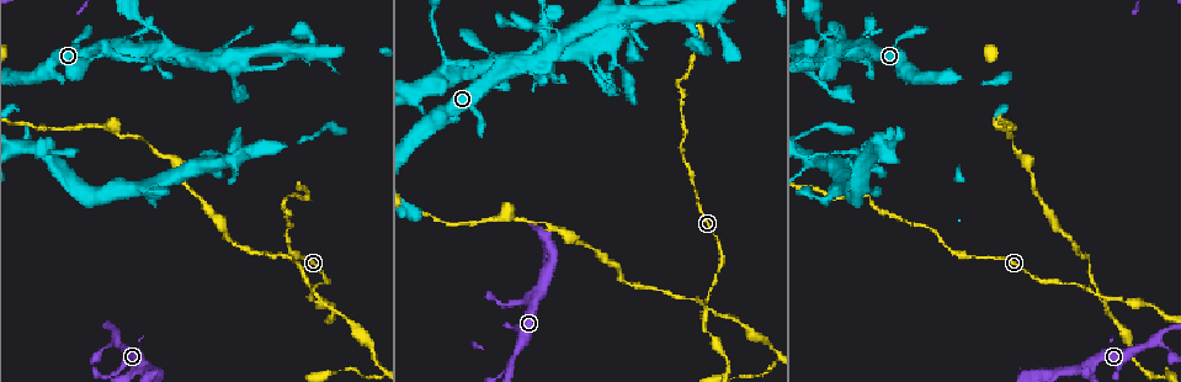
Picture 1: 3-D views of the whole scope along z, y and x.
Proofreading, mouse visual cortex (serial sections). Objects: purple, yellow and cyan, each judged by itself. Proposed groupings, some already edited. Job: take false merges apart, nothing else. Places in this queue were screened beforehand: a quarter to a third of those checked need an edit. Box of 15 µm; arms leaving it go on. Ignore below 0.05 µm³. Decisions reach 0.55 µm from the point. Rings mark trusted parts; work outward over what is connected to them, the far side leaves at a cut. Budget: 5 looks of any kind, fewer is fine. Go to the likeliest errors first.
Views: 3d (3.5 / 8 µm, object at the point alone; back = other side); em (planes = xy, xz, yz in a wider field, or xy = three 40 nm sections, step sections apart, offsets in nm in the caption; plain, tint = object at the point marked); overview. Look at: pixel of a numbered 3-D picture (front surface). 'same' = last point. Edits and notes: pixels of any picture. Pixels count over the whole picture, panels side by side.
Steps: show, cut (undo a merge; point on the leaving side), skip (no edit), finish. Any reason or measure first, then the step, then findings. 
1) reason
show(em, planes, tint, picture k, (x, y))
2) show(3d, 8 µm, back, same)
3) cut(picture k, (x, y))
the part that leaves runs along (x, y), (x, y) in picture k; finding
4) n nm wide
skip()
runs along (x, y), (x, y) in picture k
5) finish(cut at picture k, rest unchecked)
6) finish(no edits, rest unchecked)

four or more arms meet
show(3d, 3.5 µm, picture 1, (1097, 293))

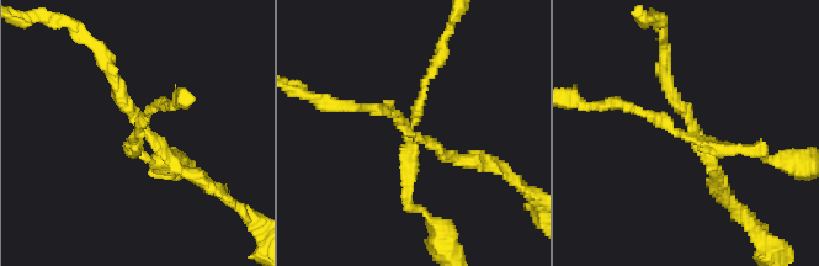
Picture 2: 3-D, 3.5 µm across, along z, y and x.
4 arms; arms of 150, 150, 150, 200 nm; need the tissue
show(em, xy, step 1, tint, picture 2, (137, 134))

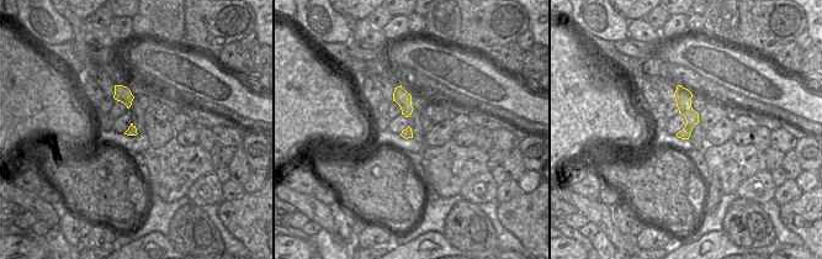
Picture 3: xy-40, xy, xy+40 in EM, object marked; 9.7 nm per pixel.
cut(picture 2, (713, 164))
border along (684, 127), (689, 132) in picture 3; two cells meet here

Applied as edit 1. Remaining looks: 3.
see it whole again
show(overview)

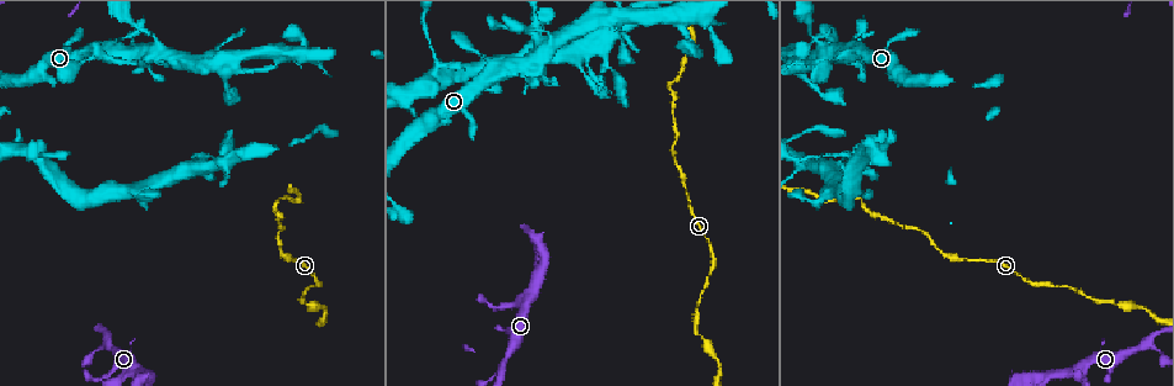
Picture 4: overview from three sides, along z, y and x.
side arm on a straight run
show(3d, 3.5 µm, picture 4, (1140, 344))

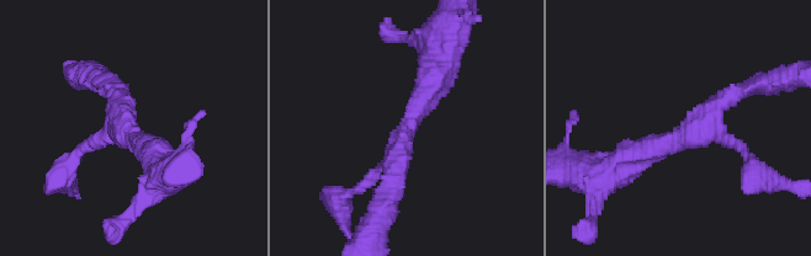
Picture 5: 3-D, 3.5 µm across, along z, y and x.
3 arms; arms of 150, 250, 350 nm; shape alone is not enough
show(em, xy, step 1, tint, picture 5, (126, 130))

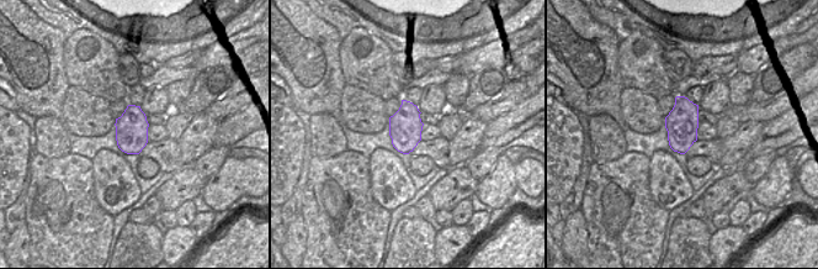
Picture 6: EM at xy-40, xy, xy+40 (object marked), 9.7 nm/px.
skip()
runs along (627, 160), (754, 84) in picture 5; all the same cell

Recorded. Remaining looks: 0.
finish(cut at picture 2, rest unchecked)

